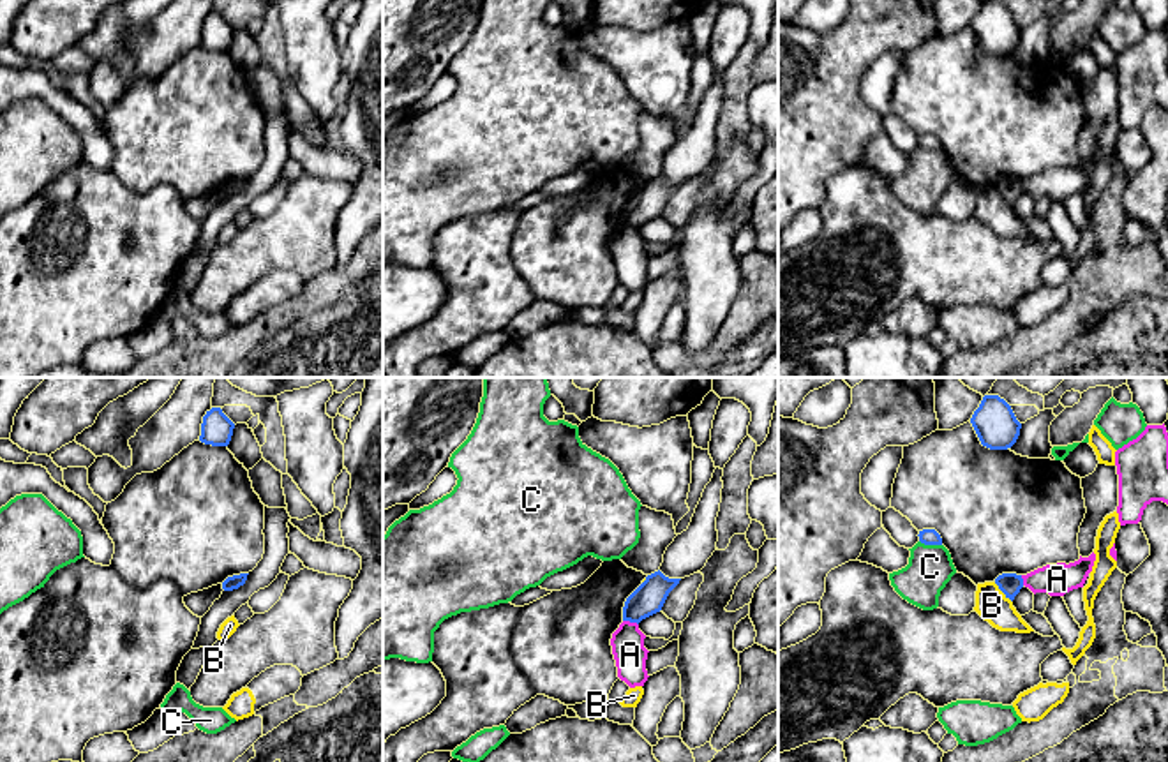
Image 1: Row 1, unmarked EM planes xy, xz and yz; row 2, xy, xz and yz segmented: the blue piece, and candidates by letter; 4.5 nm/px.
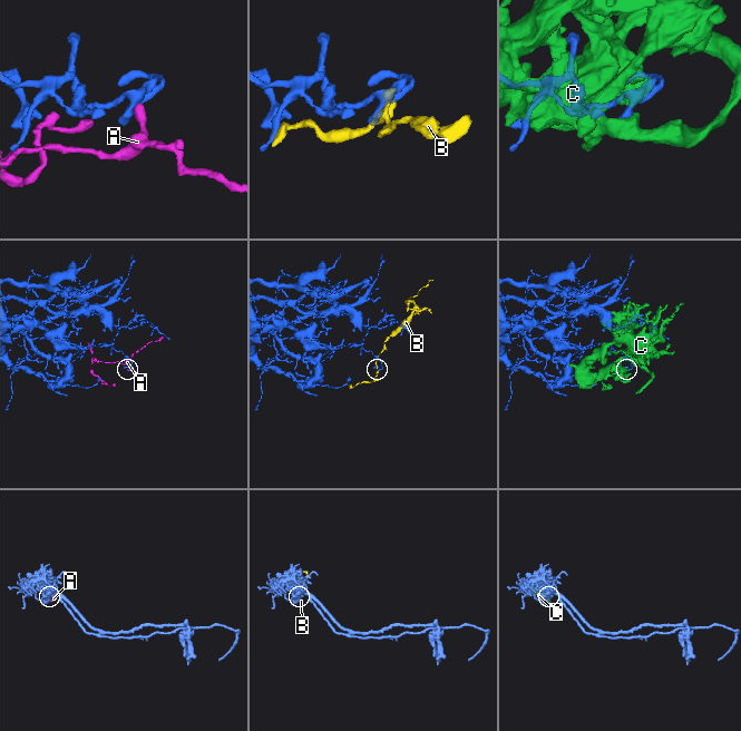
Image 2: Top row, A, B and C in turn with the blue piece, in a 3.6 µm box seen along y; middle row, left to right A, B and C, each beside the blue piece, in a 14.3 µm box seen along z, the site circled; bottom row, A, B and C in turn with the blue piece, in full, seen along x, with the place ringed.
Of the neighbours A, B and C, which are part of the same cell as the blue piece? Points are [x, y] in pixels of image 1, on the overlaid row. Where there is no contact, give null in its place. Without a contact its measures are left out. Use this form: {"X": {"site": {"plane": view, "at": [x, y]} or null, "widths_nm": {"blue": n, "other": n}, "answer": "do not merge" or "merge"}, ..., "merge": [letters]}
{"A": {"site": {"plane": "xz", "at": [630, 621]}, "widths_nm": {"blue": 150, "other": 150}, "answer": "do not merge"}, "B": {"site": {"plane": "yz", "at": [1003, 591]}, "widths_nm": {"blue": 100, "other": 150}, "answer": "do not merge"}, "C": {"site": {"plane": "yz", "at": [930, 544]}, "widths_nm": {"blue": 80, "other": 200}, "answer": "do not merge"}, "merge": []}

